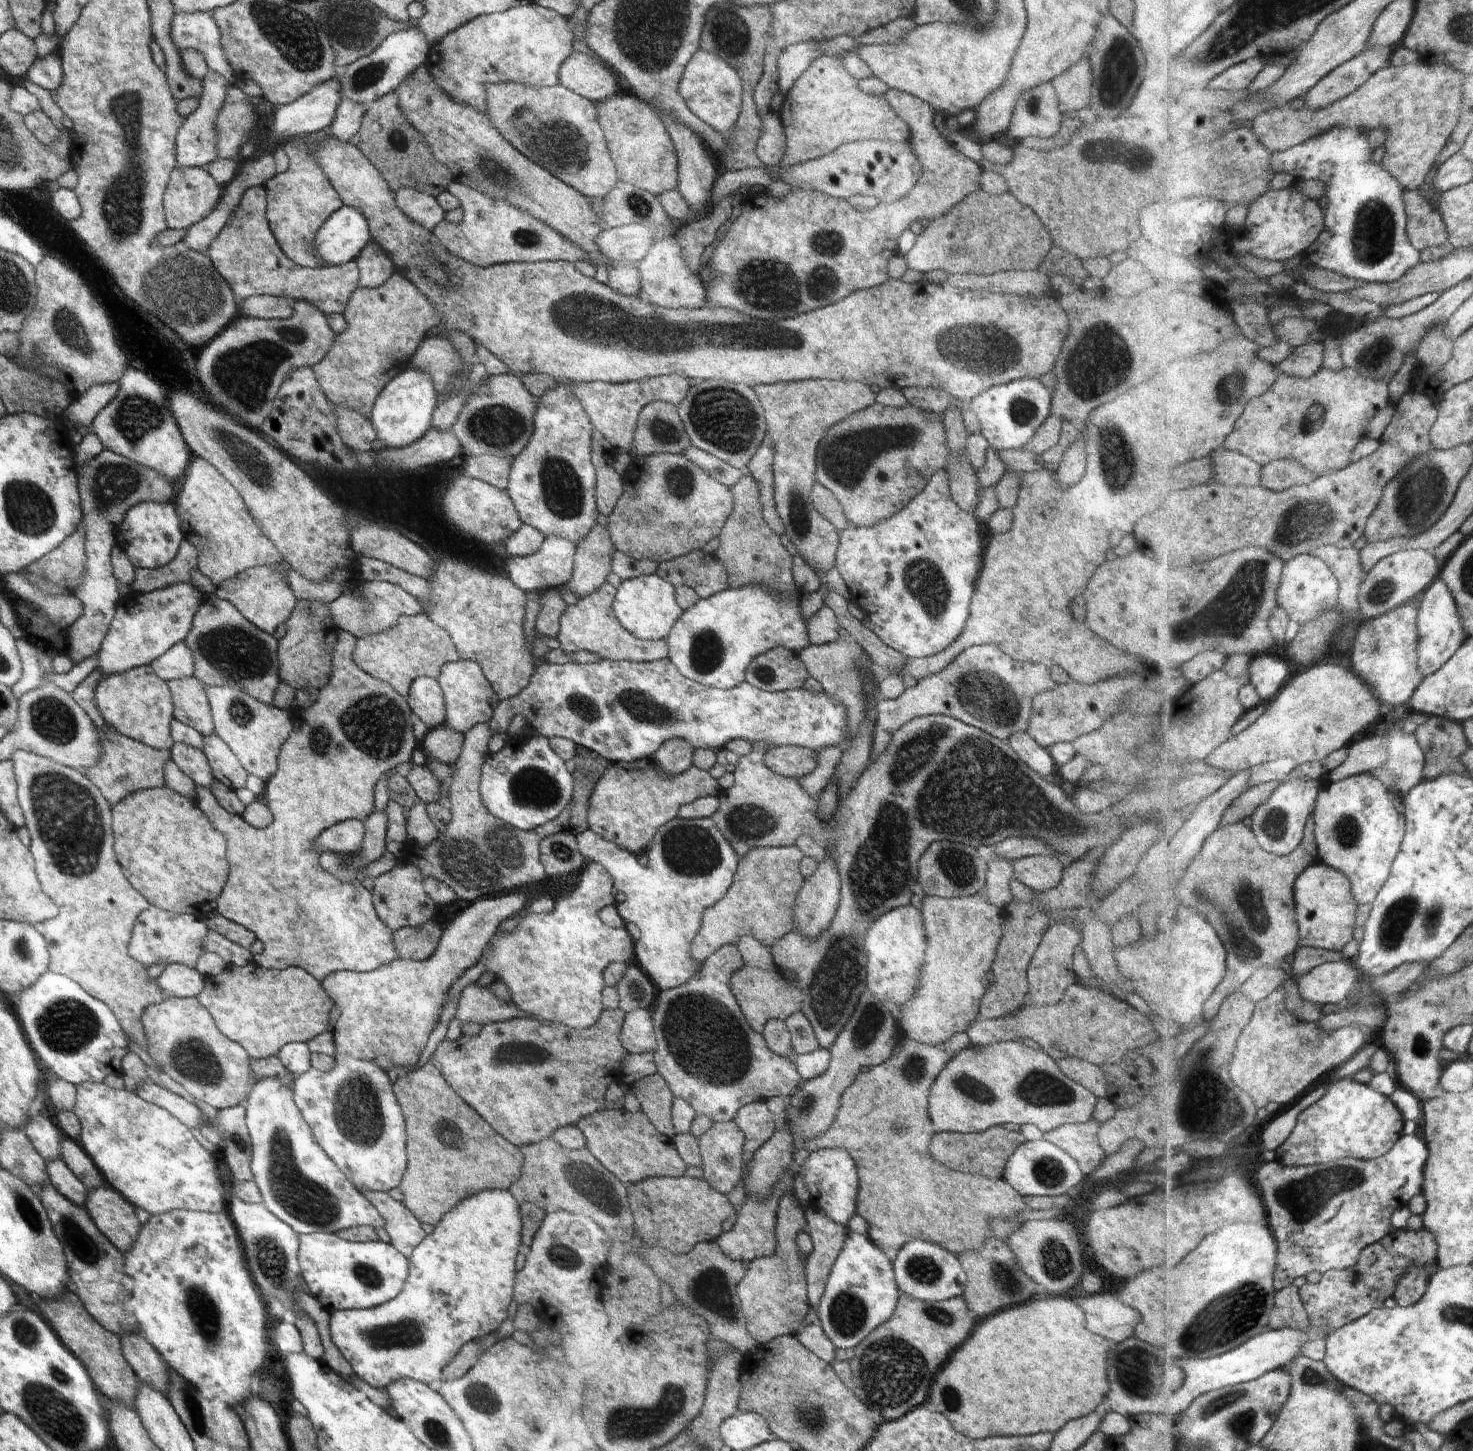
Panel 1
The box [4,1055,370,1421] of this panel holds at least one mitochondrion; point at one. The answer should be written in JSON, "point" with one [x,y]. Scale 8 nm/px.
{"point":[305,1200]}

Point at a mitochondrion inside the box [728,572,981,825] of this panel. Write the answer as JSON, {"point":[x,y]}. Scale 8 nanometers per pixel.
{"point":[766,675]}

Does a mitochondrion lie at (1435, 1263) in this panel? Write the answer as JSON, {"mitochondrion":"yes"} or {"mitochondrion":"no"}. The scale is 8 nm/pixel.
{"mitochondrion":"no"}

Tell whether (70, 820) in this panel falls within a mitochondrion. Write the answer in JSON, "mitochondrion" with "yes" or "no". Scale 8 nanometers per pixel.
{"mitochondrion":"yes"}

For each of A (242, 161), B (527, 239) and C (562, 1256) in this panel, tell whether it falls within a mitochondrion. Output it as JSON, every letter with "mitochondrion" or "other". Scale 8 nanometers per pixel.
{"A":"other","B":"mitochondrion","C":"mitochondrion"}

